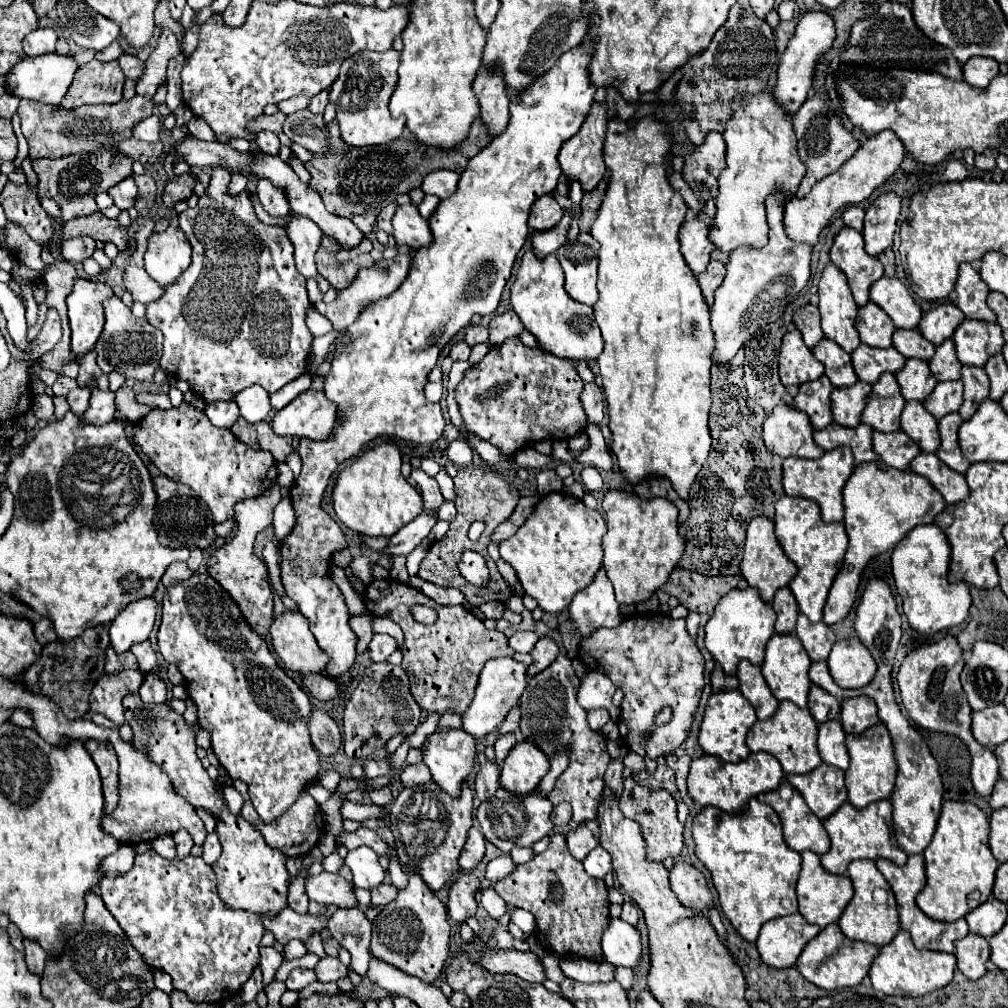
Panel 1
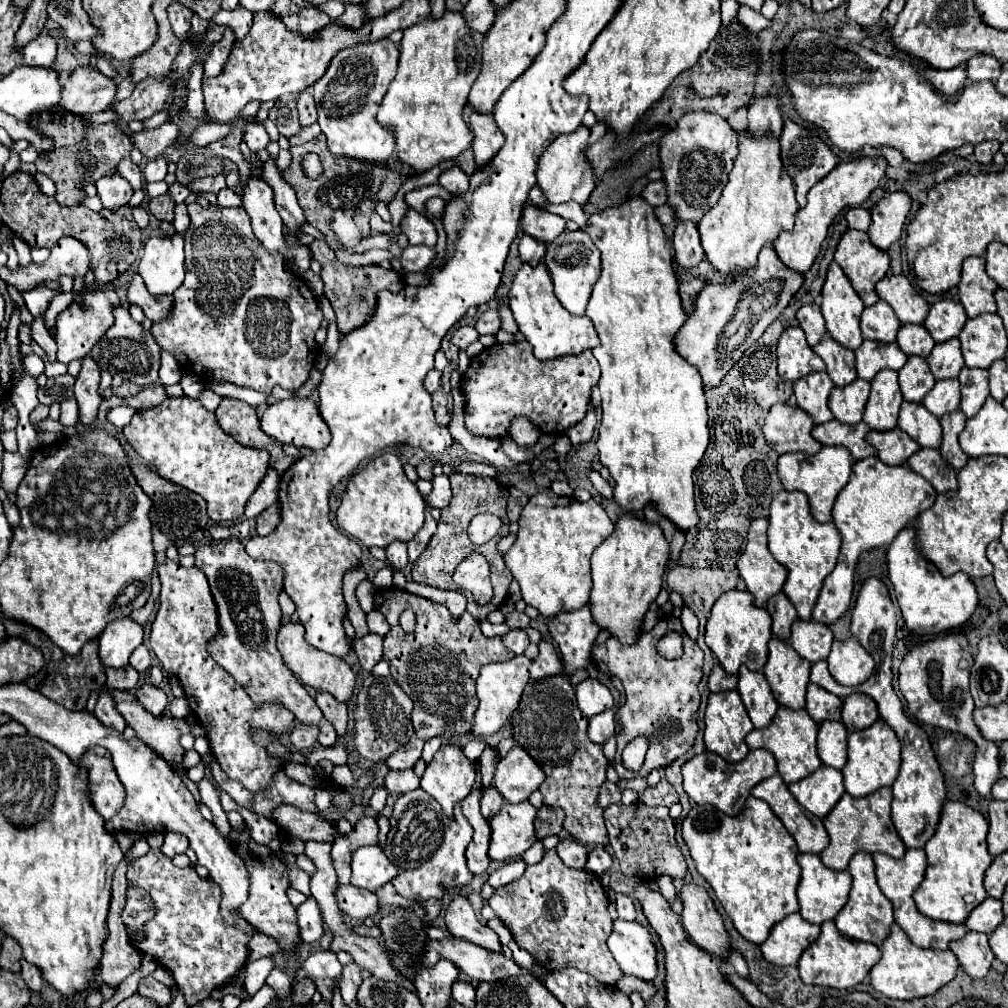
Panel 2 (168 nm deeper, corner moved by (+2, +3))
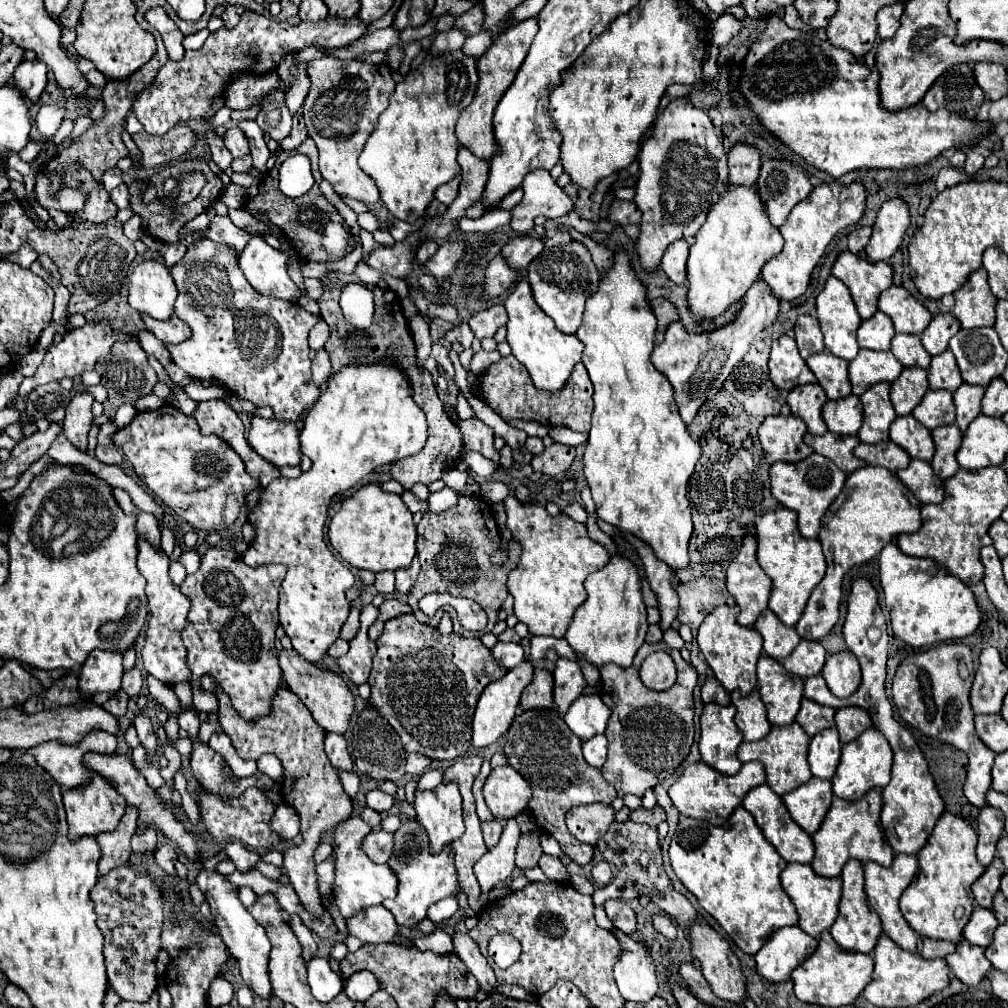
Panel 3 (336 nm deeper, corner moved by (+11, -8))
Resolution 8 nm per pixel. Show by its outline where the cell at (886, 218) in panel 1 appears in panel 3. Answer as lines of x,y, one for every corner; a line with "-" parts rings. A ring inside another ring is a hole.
889,199
877,213
877,221
873,225
873,235
865,253
871,261
889,259
899,245
903,243
905,231
909,229
911,217
909,207
903,199

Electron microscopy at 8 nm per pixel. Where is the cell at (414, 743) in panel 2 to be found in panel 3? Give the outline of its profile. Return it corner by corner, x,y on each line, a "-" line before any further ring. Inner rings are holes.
409,753
405,769
407,769
407,773
409,773
409,775
413,775
413,777
421,777
421,775
429,769
429,765
431,765
431,763
433,763
433,761
431,761
429,757
425,757
425,755

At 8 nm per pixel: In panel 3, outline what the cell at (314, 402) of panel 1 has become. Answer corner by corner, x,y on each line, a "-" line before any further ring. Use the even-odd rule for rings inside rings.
253,417
247,441
255,453
275,467
299,465
299,431
295,423

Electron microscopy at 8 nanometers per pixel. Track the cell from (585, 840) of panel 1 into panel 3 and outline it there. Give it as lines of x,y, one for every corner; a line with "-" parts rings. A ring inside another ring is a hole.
543,855
541,859
539,859
539,867
541,867
541,871
547,875
547,877
551,877
551,879
555,879
555,881
567,881
569,879
569,875
567,875
567,871
565,871
565,865
561,863
561,859
557,859
557,857
551,857
551,855

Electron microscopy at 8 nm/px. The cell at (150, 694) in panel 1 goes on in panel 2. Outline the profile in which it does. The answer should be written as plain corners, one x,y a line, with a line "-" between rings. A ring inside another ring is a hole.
142,684
138,690
136,690
136,698
138,702
152,714
162,714
164,708
166,708
166,694
164,690
160,690
158,686
152,686
152,684

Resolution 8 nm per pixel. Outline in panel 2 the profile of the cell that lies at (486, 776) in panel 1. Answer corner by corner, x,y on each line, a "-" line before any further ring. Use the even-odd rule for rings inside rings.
486,786
486,788
482,788
480,804
482,804
482,814
486,818
490,818
490,816
494,816
502,808
504,798
502,798
502,794
494,786

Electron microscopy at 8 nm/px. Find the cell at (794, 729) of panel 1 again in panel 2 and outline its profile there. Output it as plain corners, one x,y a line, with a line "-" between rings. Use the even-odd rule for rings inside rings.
780,706
774,720
766,728
756,728
746,736
746,744
752,750
770,750
778,762
778,774
784,778
786,784
790,784
810,776
818,766
822,766
822,760
816,752
816,732
818,724
808,716
806,710
790,710
786,706

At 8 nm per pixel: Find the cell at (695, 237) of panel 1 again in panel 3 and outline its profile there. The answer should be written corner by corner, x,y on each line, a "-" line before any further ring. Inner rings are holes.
679,239
677,243
671,243
663,255
661,261
661,269
665,271
665,275
677,283
683,285
687,281
687,271
685,271
685,263
687,263
687,253
689,253
689,245
687,241

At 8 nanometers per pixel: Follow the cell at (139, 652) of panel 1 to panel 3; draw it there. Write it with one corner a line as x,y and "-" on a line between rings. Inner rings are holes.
135,667
135,669
131,669
131,671
127,671
127,673
123,675
121,689
123,689
123,691
129,695
129,697
139,695
141,685
143,685
143,679
141,679
141,671
139,671
137,667

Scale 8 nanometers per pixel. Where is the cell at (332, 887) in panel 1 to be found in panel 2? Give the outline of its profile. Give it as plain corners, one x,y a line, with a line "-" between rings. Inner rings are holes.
338,884
338,888
334,890
338,908
356,920
364,920
364,918
374,918
380,908
378,908
378,898
364,888
352,886
352,884

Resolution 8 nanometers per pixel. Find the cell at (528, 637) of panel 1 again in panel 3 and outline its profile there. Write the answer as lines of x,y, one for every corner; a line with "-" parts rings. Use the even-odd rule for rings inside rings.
497,643
493,649
491,649
491,653
493,653
493,657
501,663
501,665
505,665
507,669
513,669
513,667
517,667
517,665
521,665
523,663
523,647
519,645
519,643

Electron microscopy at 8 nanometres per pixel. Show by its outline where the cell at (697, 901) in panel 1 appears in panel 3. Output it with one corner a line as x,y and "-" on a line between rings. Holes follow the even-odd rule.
699,919
701,921
701,927
693,927
693,943
691,943
691,953
693,957
697,957
701,961
701,971
707,979
707,983
711,985
713,993
723,999
723,1001
729,1001
729,1003
743,1003
745,999
745,977
743,977
743,971
739,967
739,959
735,957
735,953
731,951
729,943
711,927
705,923
705,919

